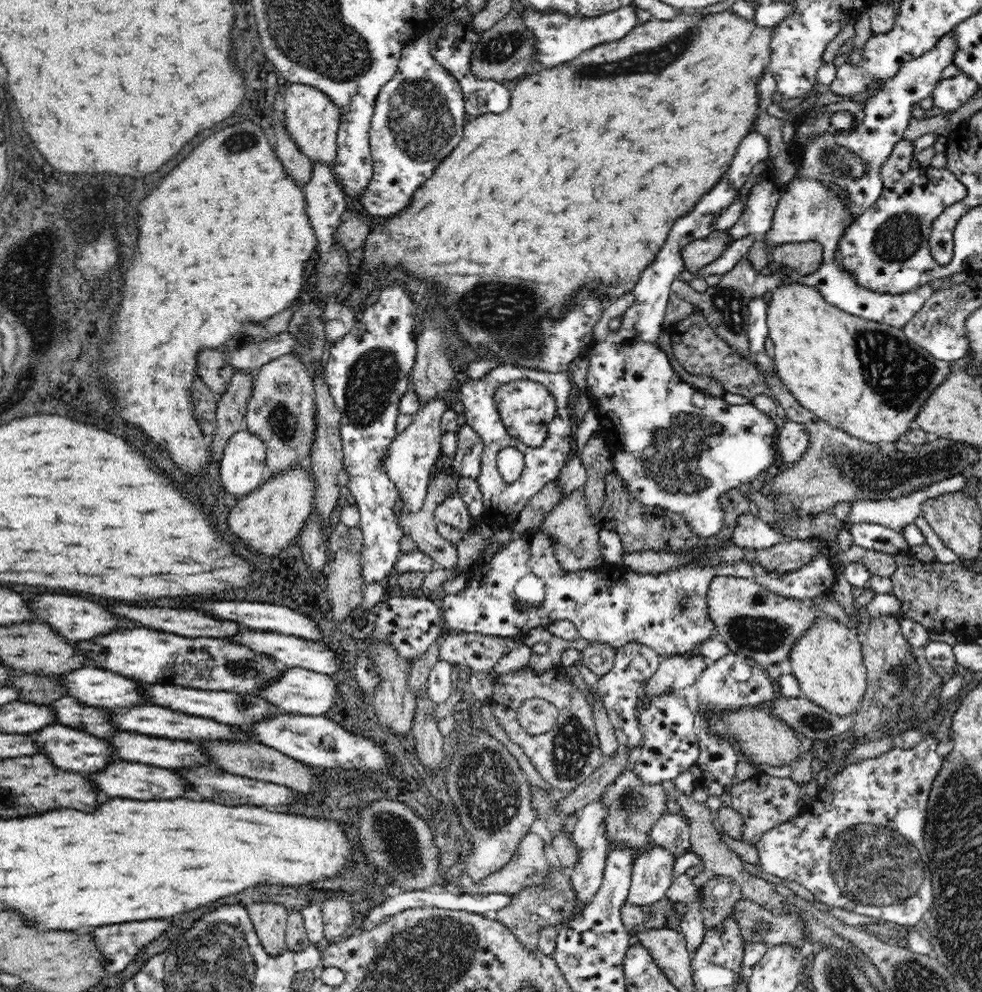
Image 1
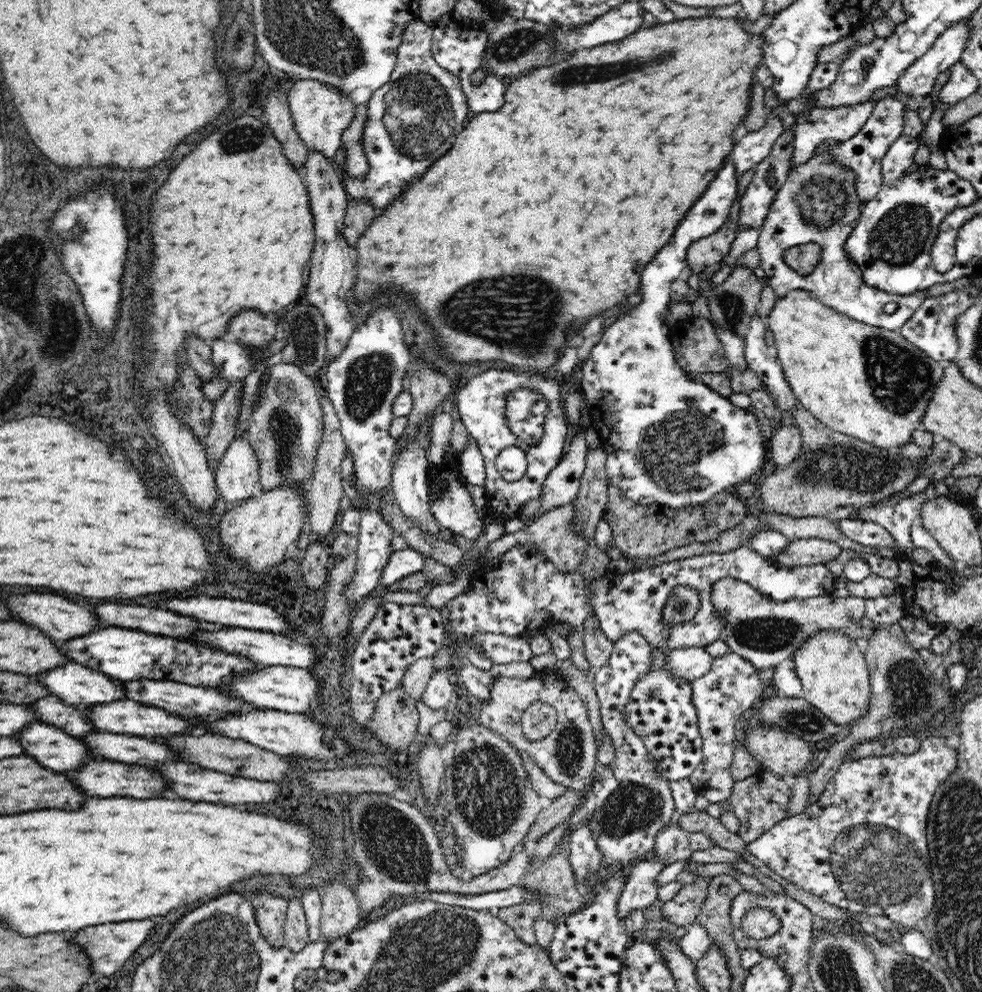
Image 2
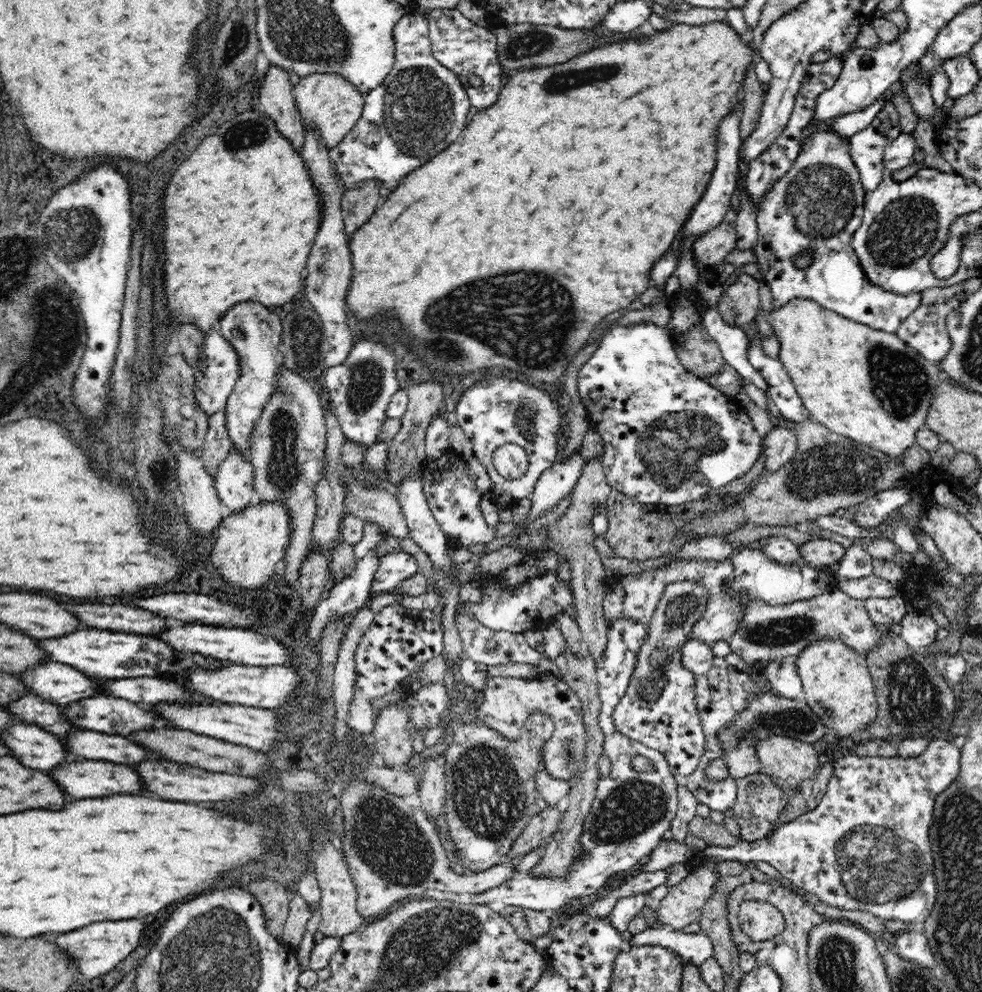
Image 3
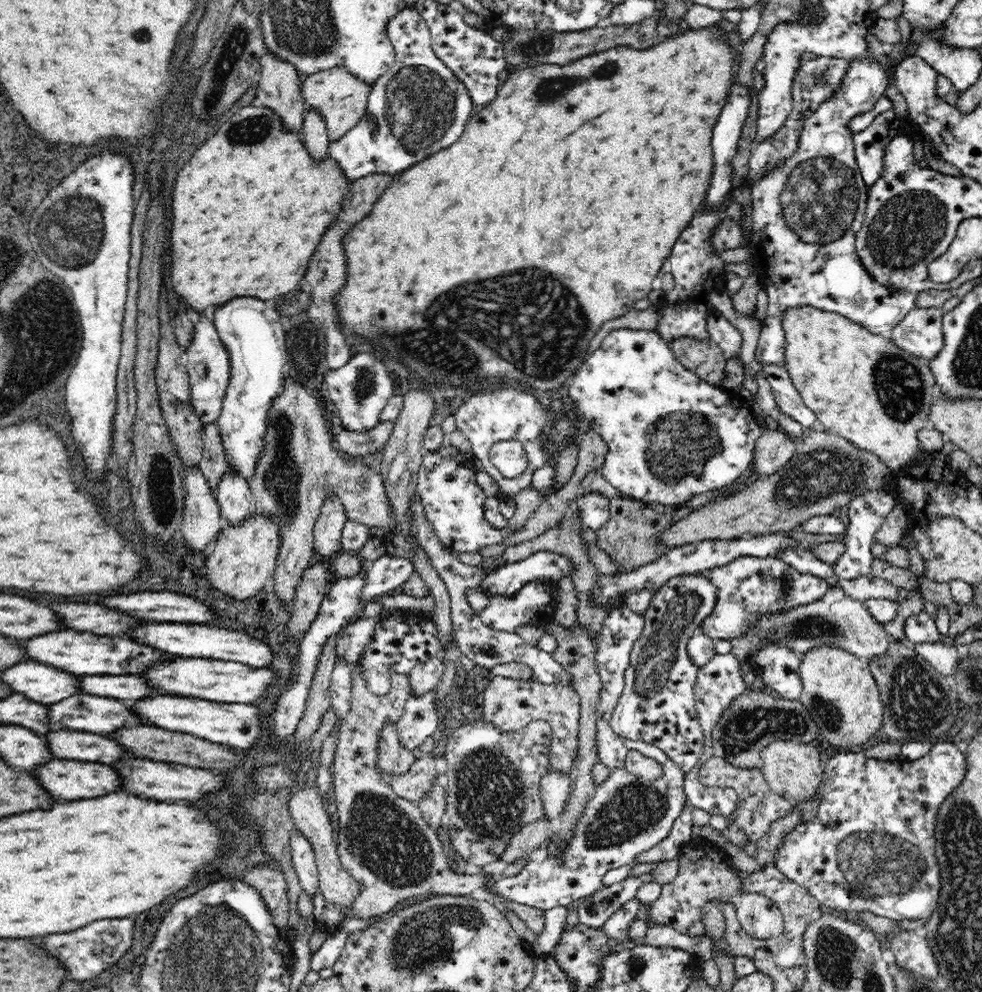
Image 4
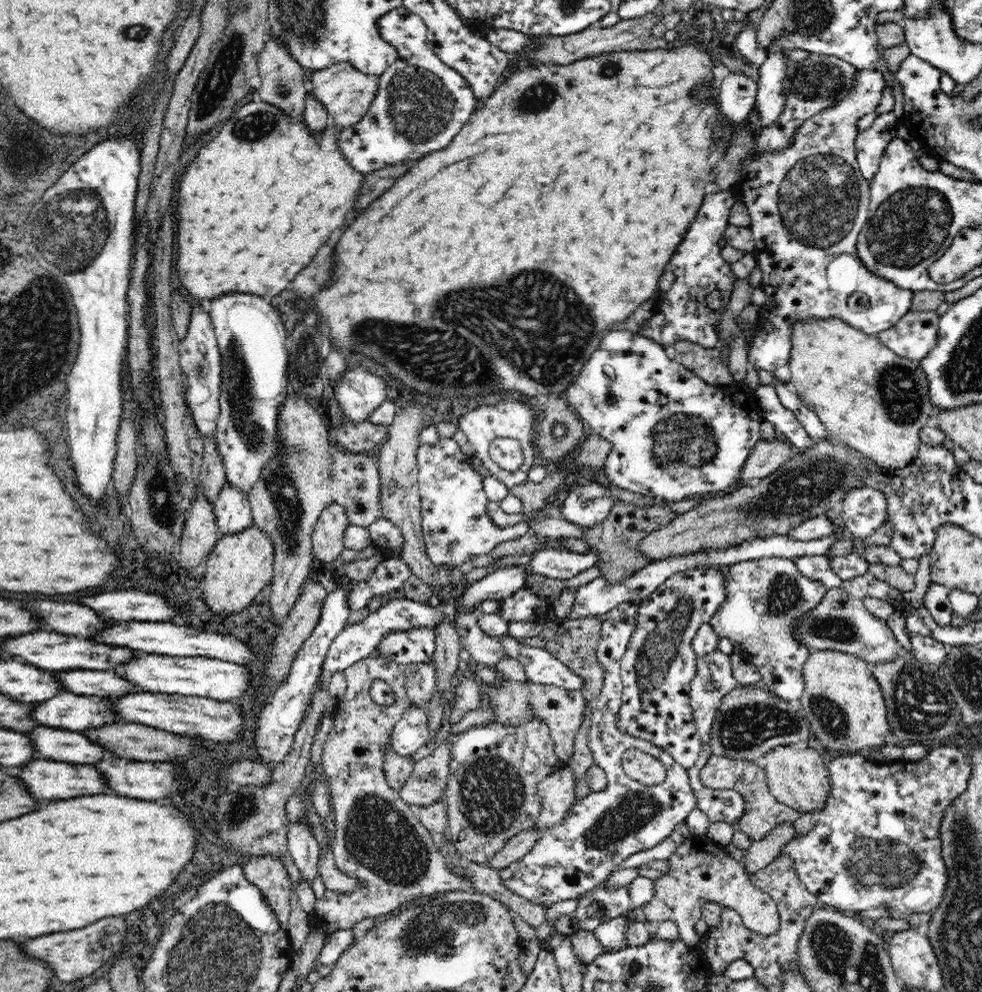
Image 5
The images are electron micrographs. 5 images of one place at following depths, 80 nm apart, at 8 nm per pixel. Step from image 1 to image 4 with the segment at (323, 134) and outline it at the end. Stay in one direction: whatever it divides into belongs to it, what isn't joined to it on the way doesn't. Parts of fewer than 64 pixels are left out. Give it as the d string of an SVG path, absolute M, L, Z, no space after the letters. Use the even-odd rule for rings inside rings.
M344 66L309 74L301 84L301 95L306 108L313 108L326 123L329 142L342 138L353 126L356 126L365 115L367 98L372 84L362 82L357 76L348 73Z

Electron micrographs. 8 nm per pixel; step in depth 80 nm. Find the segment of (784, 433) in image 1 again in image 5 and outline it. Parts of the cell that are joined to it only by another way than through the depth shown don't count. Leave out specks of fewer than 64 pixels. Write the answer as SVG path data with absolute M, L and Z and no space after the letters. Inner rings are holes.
M782 437L773 440L760 439L751 450L738 481L744 485L766 478L769 474L774 474L794 453L795 450Z

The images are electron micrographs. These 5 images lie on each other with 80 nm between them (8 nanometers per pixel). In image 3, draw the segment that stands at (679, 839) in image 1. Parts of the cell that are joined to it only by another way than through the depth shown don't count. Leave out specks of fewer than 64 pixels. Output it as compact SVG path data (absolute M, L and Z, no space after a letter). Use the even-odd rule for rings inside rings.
M670 835L661 838L650 856L642 862L641 871L654 872L667 869L677 862L687 863L694 853L686 843L672 840Z

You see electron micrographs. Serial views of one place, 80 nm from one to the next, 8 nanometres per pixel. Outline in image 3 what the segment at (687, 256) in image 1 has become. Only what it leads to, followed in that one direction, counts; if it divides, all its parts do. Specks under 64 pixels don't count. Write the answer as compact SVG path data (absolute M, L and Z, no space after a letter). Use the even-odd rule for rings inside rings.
M740 208L726 212L724 220L693 242L693 257L699 262L698 270L716 268L724 261L726 254L736 249L737 212Z

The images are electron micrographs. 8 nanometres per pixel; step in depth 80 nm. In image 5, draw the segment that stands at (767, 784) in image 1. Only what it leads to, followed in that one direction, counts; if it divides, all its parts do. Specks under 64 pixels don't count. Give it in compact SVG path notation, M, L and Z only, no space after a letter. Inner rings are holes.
M713 755L700 770L700 781L710 789L729 789L742 796L745 804L744 816L738 820L738 828L753 841L762 840L770 830L774 830L780 824L795 824L800 816L800 812L778 802L770 793L765 768L760 762L752 763L750 760Z

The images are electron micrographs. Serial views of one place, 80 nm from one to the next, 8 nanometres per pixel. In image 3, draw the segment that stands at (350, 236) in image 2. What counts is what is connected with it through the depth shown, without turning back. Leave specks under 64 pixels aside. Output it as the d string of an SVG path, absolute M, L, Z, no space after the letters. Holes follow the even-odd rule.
M370 180L362 182L354 190L344 189L341 208L342 218L346 234L350 237L364 222L374 214L374 211L382 202L380 188L384 188L381 182Z

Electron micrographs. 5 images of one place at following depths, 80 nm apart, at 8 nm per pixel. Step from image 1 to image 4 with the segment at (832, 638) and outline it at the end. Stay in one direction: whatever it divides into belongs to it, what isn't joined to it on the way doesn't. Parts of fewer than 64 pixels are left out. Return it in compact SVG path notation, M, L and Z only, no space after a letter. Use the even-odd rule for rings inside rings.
M822 645L803 653L798 669L803 686L799 701L810 711L819 734L831 746L840 747L842 753L859 750L882 739L879 730L883 704L869 663L838 646Z

